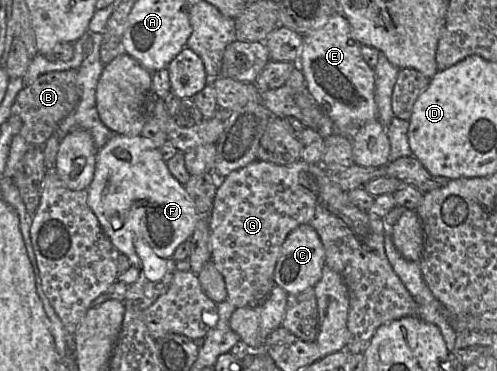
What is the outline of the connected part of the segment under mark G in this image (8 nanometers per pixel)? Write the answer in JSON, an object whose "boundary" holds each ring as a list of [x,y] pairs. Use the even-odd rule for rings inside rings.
{"boundary":[[[300,159],[287,165],[255,160],[236,169],[218,181],[213,206],[208,217],[211,260],[224,277],[227,299],[235,307],[257,309],[275,286],[274,272],[277,258],[287,235],[301,224],[312,226],[325,248],[325,265],[341,275],[349,292],[347,320],[349,353],[364,353],[377,329],[386,323],[417,316],[418,306],[393,270],[384,247],[383,222],[354,206],[342,190],[328,177],[322,164]]]}

